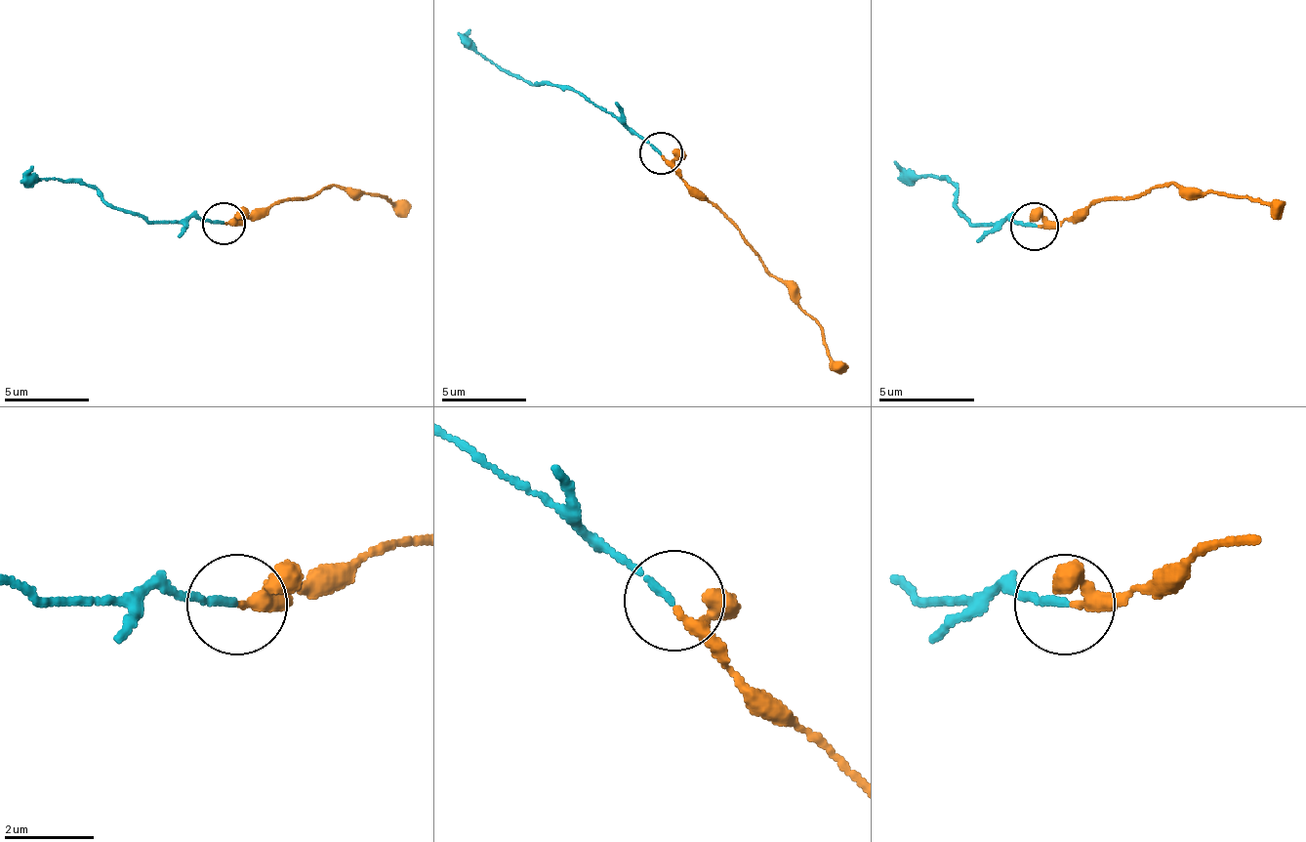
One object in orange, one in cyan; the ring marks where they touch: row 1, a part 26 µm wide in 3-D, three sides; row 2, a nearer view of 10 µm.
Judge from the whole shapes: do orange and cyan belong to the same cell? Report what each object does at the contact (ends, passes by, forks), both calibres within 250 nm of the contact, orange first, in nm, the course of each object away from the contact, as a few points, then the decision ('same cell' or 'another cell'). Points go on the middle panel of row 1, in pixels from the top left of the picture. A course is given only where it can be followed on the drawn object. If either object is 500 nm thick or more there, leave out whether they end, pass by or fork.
orange passes by; cyan ends there; 200 nm thick on the orange side, 160 nm on the other; orange runs (662, 156), (726, 216), (772, 275), (819, 326), (824, 347), (849, 368); cyan runs (662, 151), (582, 97), (510, 75), (471, 41), (471, 28); same cell

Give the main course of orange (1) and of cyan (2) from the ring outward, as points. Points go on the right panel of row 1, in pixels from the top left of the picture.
1: (1038, 227), (1062, 227), (1106, 198), (1173, 184), (1255, 198), (1279, 208)
2: (1033, 227), (970, 222), (947, 179), (908, 174), (893, 159)

